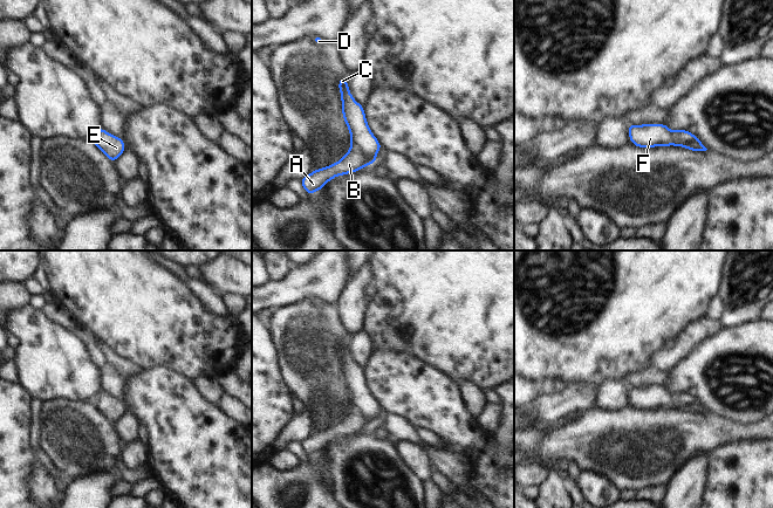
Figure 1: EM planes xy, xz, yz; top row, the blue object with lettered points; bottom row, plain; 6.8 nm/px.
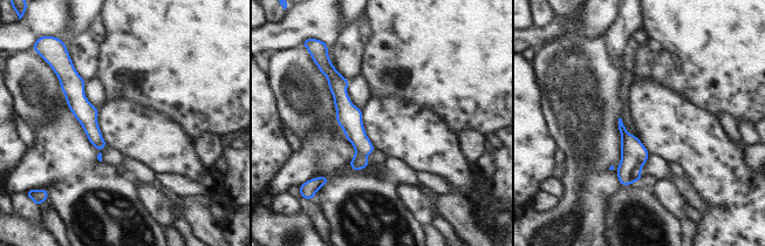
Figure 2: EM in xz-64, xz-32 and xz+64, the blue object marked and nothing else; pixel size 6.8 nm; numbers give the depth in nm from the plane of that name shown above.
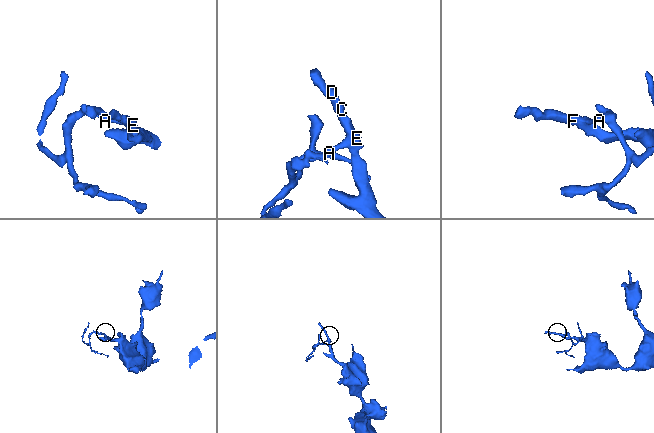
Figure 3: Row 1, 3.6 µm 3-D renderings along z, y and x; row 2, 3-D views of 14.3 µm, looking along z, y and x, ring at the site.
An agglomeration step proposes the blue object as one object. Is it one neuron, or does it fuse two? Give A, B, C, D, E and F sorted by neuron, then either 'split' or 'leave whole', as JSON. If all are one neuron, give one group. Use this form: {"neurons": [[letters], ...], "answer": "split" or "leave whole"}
{"neurons": [["A", "B"], ["C", "D", "E", "F"]], "answer": "split"}

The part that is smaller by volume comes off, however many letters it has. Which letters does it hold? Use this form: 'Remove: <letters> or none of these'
Remove: A, B

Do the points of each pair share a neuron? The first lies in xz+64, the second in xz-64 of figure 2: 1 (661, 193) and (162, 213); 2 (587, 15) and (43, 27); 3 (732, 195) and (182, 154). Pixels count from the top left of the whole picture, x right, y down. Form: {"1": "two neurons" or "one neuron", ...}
{"1": "one neuron", "2": "one neuron", "3": "one neuron"}

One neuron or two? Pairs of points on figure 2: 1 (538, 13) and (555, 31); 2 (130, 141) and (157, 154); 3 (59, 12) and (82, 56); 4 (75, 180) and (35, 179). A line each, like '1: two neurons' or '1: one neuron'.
1: two neurons
2: one neuron
3: two neurons
4: one neuron

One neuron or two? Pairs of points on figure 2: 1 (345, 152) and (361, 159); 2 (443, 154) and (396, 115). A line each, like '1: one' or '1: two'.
1: two
2: one

